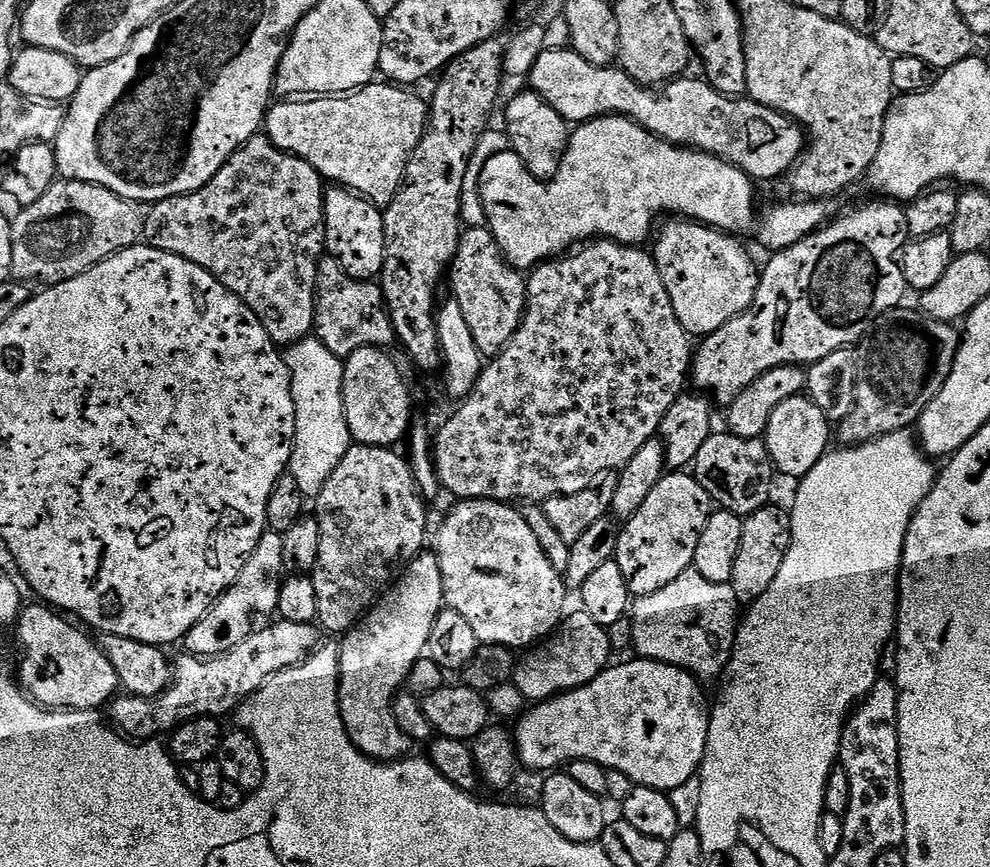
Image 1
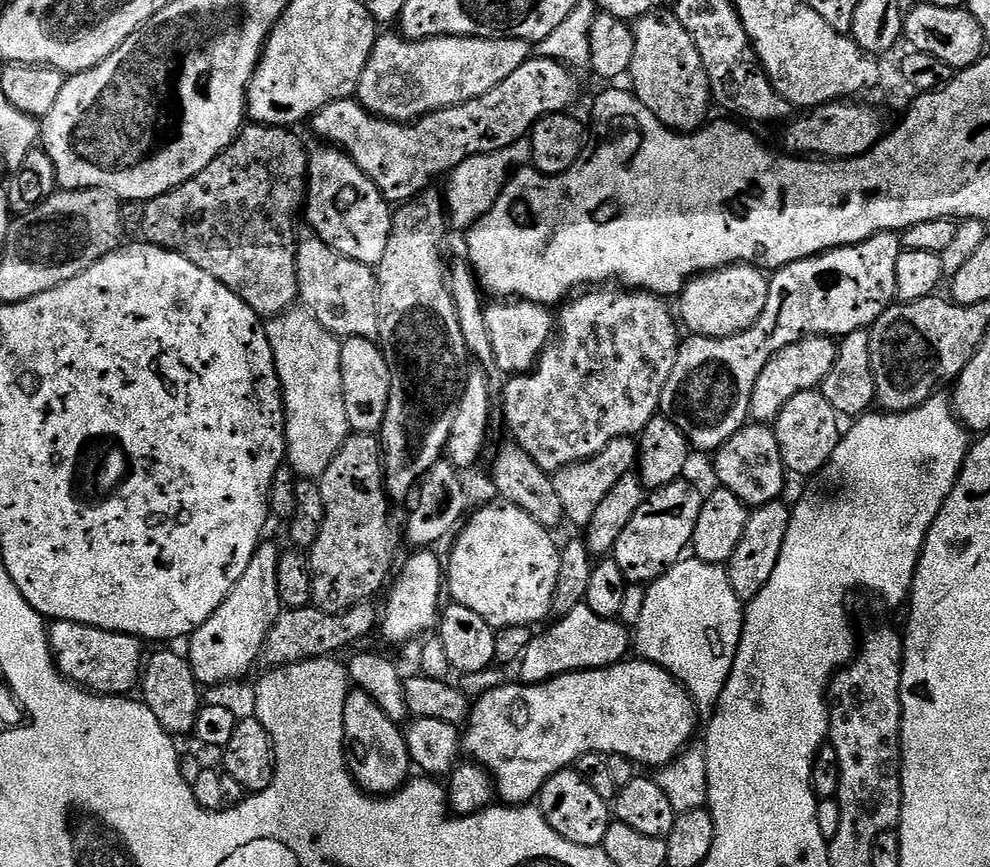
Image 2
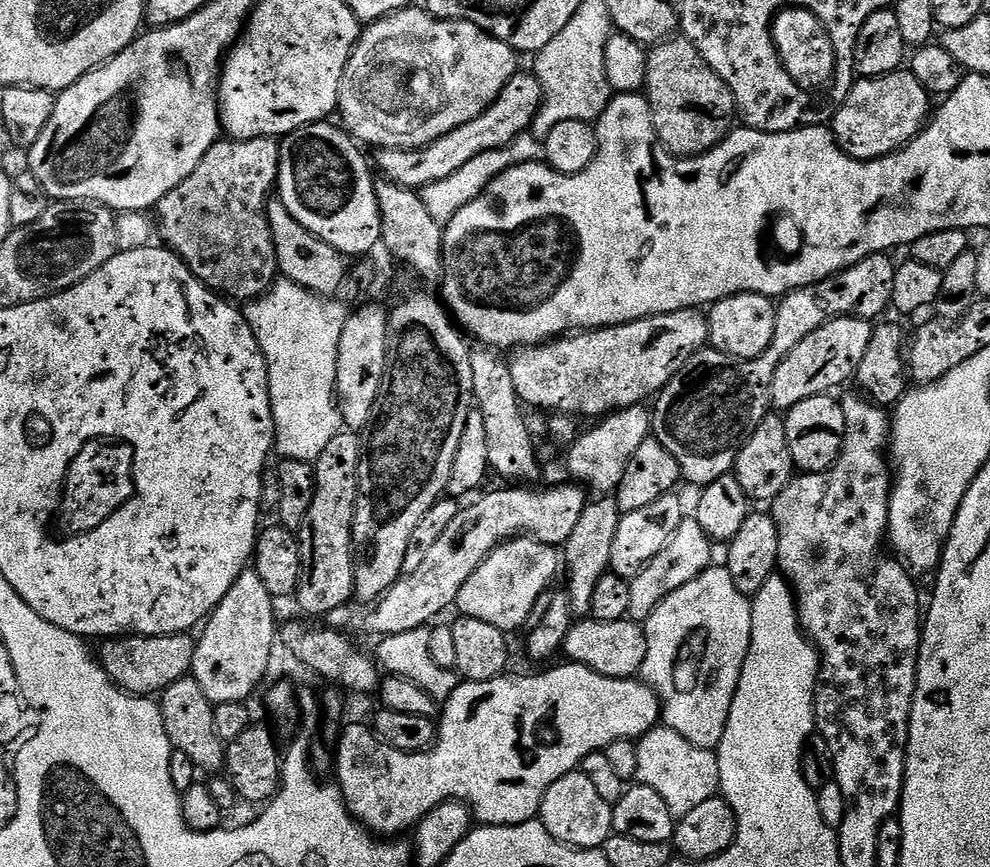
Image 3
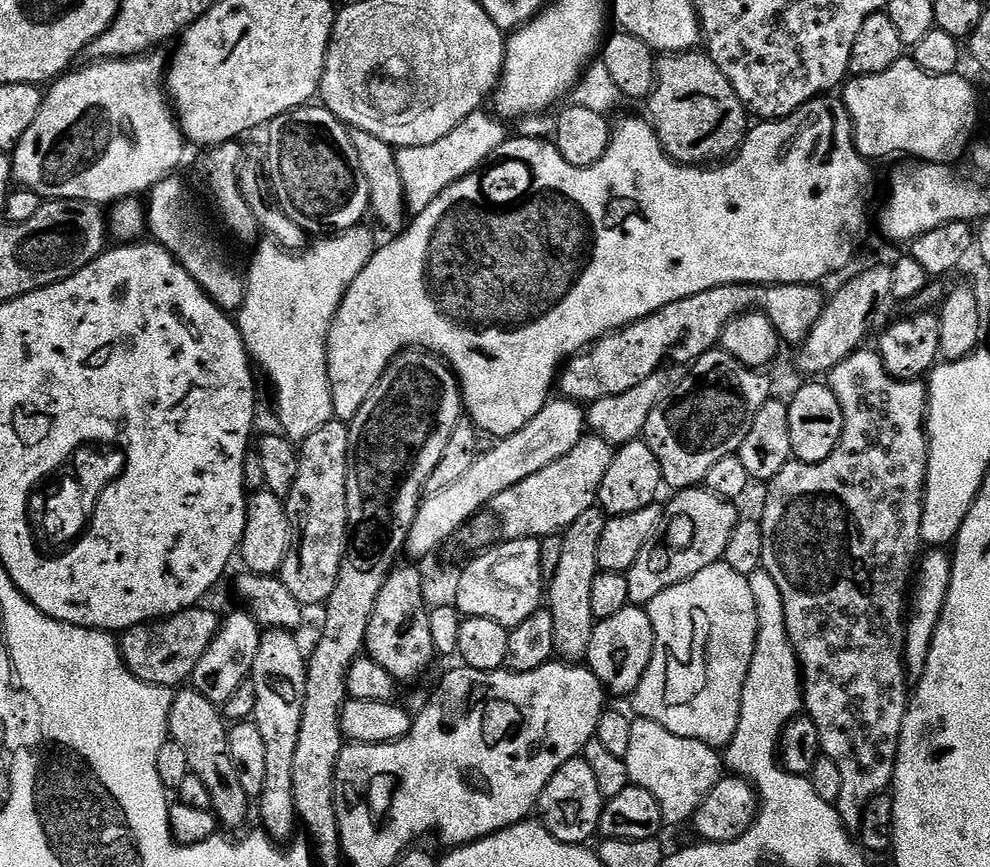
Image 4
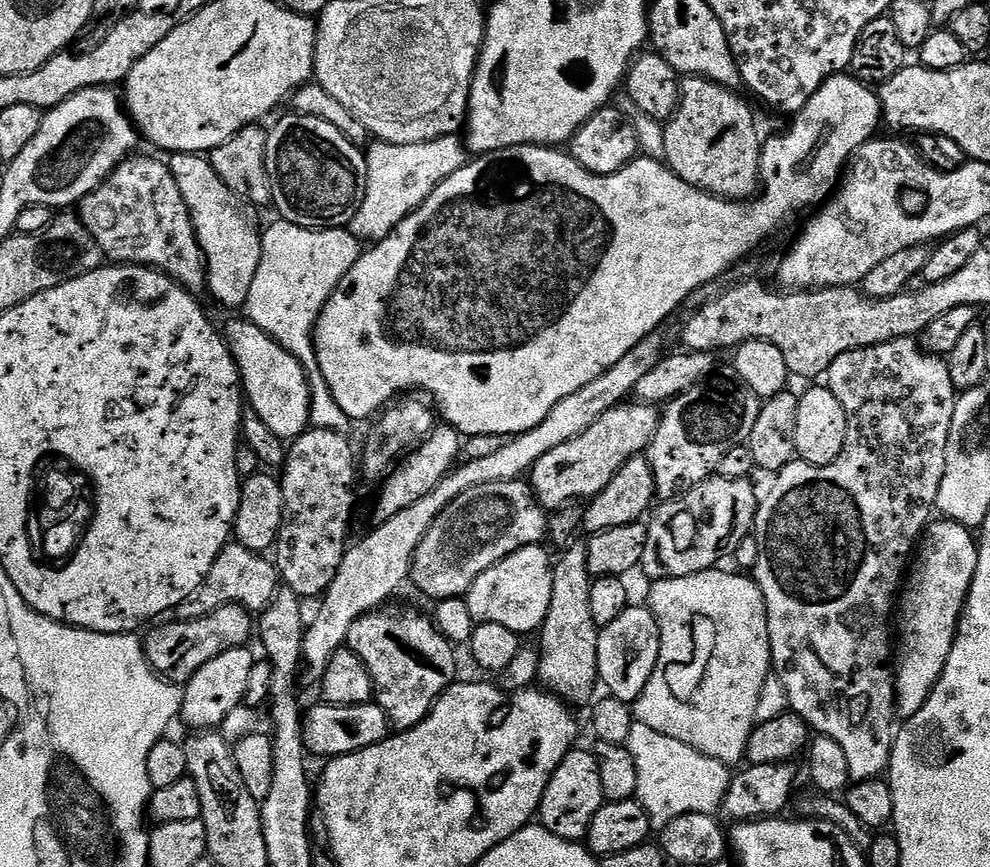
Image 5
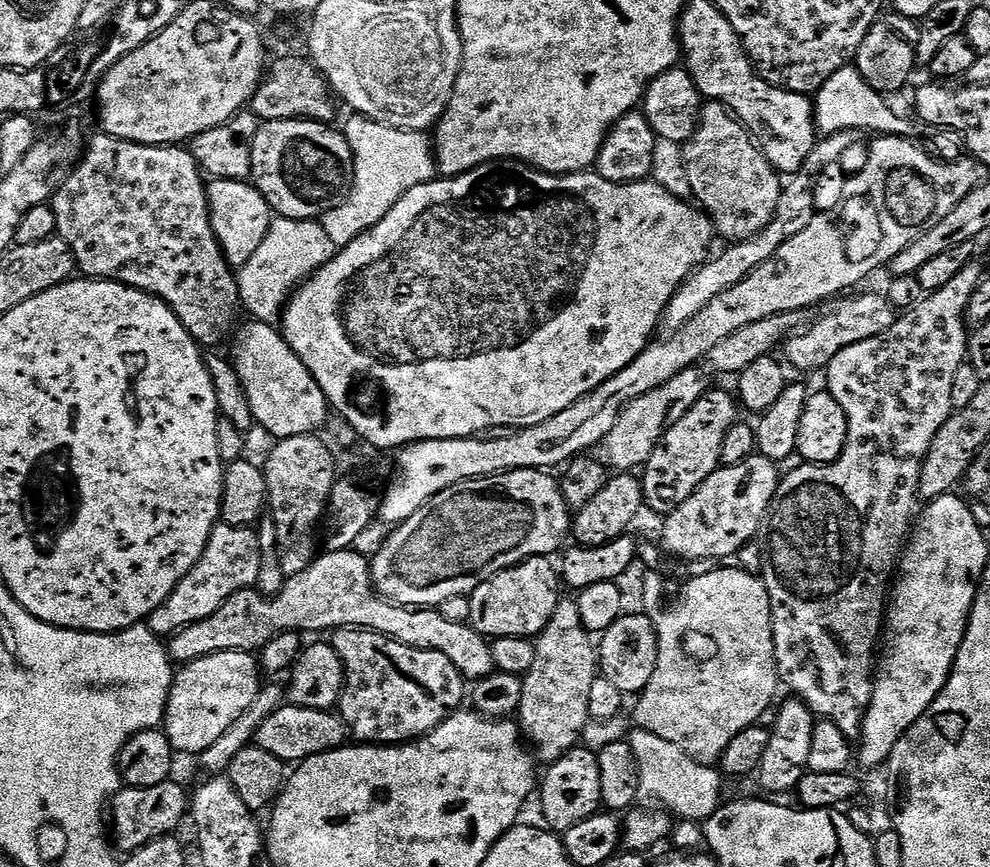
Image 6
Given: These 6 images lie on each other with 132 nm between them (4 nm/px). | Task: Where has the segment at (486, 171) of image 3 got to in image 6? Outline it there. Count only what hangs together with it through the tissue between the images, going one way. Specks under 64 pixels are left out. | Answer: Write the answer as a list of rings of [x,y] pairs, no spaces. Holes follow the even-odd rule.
[[[355,114],[349,115],[349,117],[349,120],[342,125],[342,131],[354,158],[352,190],[340,205],[327,212],[322,218],[326,234],[338,250],[350,246],[350,242],[354,242],[354,238],[358,238],[366,230],[378,226],[378,222],[382,222],[382,218],[386,218],[386,214],[390,214],[394,202],[398,202],[398,198],[402,198],[407,192],[414,190],[414,186],[428,184],[438,176],[434,140],[428,132],[402,130]]]

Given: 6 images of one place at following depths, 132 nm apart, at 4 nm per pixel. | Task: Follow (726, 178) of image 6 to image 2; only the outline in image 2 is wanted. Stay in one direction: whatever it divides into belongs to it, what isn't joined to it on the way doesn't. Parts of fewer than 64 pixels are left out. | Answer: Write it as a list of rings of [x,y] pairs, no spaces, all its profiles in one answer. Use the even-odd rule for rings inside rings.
[[[657,10],[647,12],[645,16],[639,16],[631,25],[634,34],[634,62],[630,62],[628,76],[632,85],[631,91],[662,122],[673,132],[689,133],[705,127],[709,119],[708,107],[713,107],[712,87],[708,81],[708,75],[704,69],[702,58],[698,54],[698,46],[694,46],[694,38],[686,34],[686,26],[678,22],[678,18],[670,10]]]

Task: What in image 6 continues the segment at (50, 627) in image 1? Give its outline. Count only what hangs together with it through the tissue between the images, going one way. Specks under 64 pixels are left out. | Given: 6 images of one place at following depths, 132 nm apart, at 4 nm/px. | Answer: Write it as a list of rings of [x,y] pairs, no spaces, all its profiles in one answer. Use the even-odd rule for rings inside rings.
[[[347,548],[330,552],[321,551],[302,574],[294,574],[285,579],[282,590],[277,596],[264,596],[255,587],[244,588],[236,592],[210,618],[202,618],[202,622],[194,622],[190,626],[180,629],[167,641],[168,655],[177,665],[183,666],[194,662],[198,658],[206,658],[210,654],[219,652],[251,652],[259,653],[275,636],[283,632],[325,632],[341,628],[364,628],[367,632],[377,632],[383,636],[389,636],[391,640],[402,642],[406,646],[414,646],[422,650],[434,650],[438,654],[446,654],[450,662],[460,671],[465,681],[475,682],[484,676],[492,675],[496,662],[492,657],[491,643],[481,632],[475,632],[472,625],[450,622],[436,608],[410,608],[406,604],[394,604],[391,600],[381,596],[372,584],[370,575],[370,560],[363,556],[360,550]]]

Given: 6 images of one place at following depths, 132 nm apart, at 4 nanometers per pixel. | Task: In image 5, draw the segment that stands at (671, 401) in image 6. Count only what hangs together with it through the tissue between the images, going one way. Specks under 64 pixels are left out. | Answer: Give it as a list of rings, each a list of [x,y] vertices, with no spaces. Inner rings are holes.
[[[625,402],[617,408],[609,408],[598,422],[594,422],[578,438],[570,442],[562,442],[562,446],[554,446],[550,454],[542,454],[530,473],[532,491],[536,494],[536,501],[545,510],[557,510],[567,507],[570,502],[584,502],[597,496],[610,483],[610,478],[618,474],[618,470],[630,459],[641,455],[651,444],[654,434],[660,425],[662,415],[659,407],[639,402]]]

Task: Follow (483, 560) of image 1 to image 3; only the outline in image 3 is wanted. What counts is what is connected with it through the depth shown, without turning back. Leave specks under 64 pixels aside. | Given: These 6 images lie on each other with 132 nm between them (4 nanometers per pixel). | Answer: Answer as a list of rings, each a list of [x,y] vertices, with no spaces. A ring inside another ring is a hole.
[[[531,538],[505,540],[480,563],[470,578],[466,578],[466,586],[462,586],[455,607],[460,608],[460,616],[490,622],[490,626],[512,634],[515,628],[520,630],[525,627],[534,602],[549,589],[548,583],[555,578],[556,567],[559,569],[561,564],[561,557],[551,544]]]

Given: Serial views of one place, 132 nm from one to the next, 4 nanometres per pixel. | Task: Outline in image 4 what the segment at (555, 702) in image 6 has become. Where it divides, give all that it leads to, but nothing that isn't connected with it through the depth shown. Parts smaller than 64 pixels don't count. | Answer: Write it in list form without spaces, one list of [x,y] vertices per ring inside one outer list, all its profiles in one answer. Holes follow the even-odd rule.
[[[594,507],[588,508],[582,518],[575,520],[566,529],[558,570],[553,580],[546,584],[546,610],[554,618],[555,655],[564,662],[584,662],[588,658],[590,638],[598,623],[594,618],[594,609],[590,607],[590,593],[594,578],[600,571],[598,538],[602,538],[605,523],[604,513],[599,507]]]

